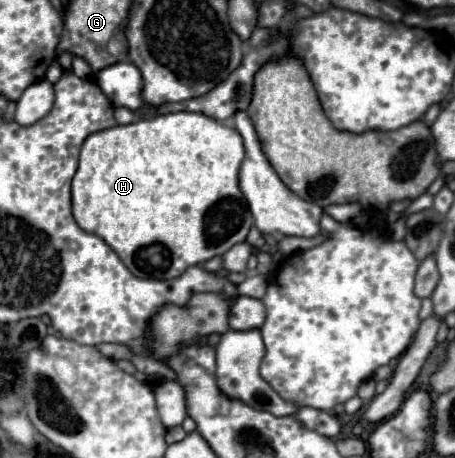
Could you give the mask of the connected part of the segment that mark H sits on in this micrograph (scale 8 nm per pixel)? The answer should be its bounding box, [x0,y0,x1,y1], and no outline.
[71,111,253,279]

